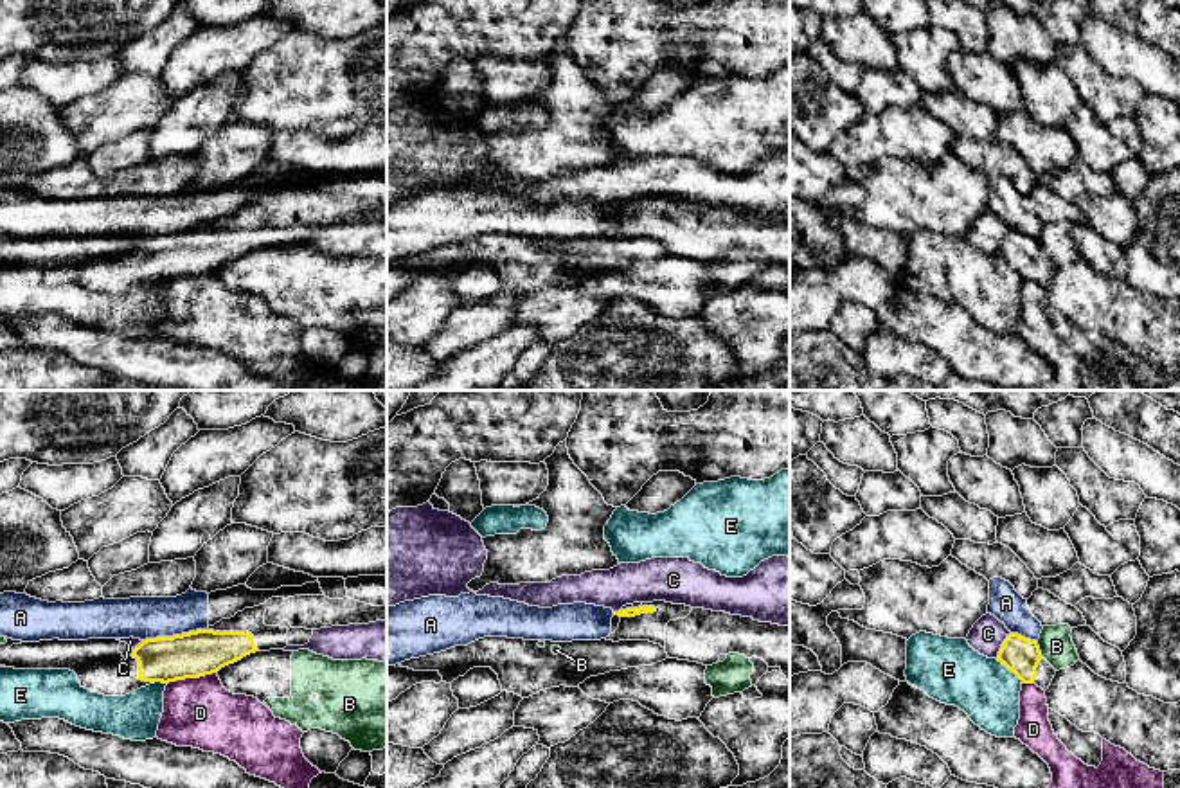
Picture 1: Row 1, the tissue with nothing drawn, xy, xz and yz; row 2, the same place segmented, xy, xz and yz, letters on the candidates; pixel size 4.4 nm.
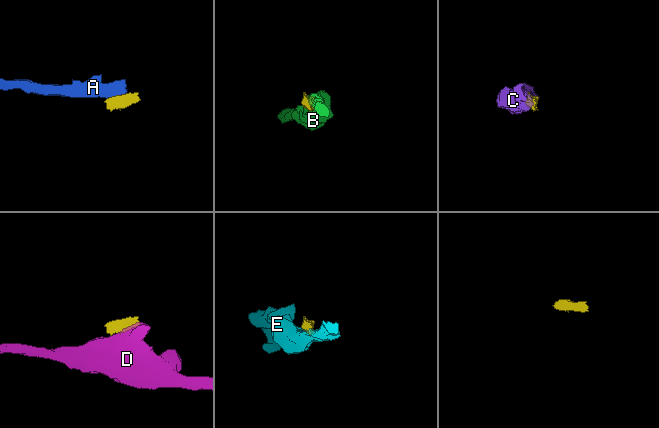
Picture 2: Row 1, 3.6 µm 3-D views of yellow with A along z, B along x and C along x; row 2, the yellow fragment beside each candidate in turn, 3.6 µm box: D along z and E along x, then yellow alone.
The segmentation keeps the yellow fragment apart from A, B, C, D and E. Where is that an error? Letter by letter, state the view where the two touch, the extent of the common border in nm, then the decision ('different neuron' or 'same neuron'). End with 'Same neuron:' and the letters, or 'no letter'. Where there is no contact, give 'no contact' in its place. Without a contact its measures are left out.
A: meets yellow in xy; contact 300 nm long; different neuron
B: meets yellow in yz; contact 90 nm long; different neuron
C: meets yellow in yz; contact 140 nm long; different neuron
D: meets yellow in xy; contact 240 nm long; different neuron
E: meets yellow in yz; contact 170 nm long; different neuron
Same neuron: no letter

